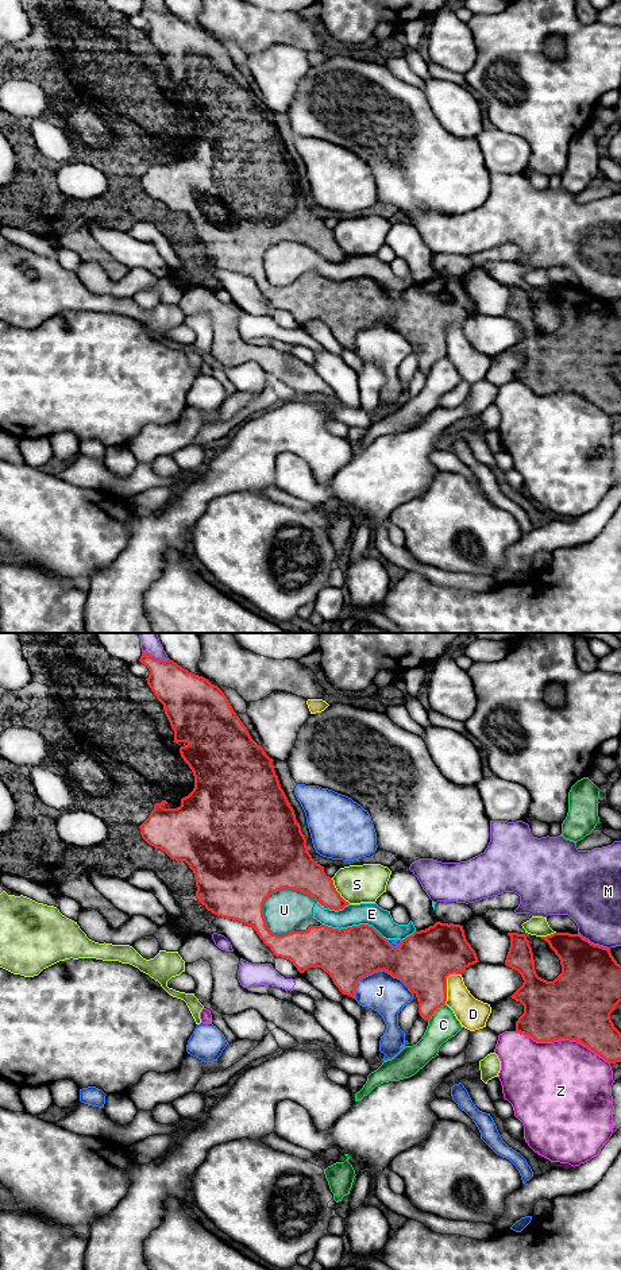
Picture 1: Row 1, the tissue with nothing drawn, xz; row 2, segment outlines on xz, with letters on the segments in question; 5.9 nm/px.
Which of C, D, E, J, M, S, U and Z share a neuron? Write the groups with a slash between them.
C / D / E U / J / M / S / Z

